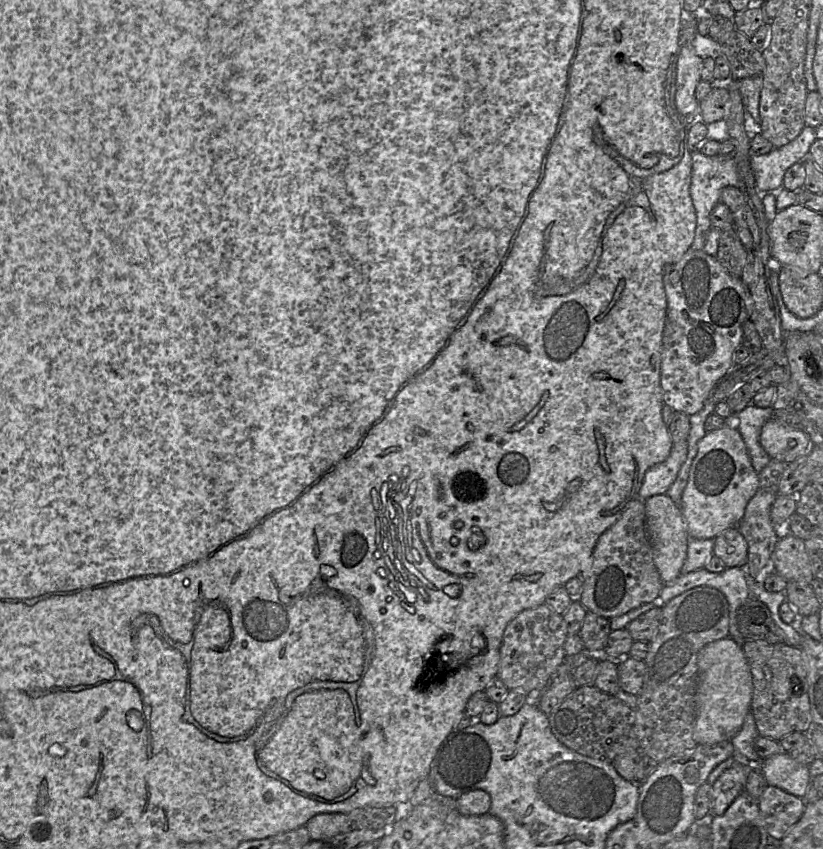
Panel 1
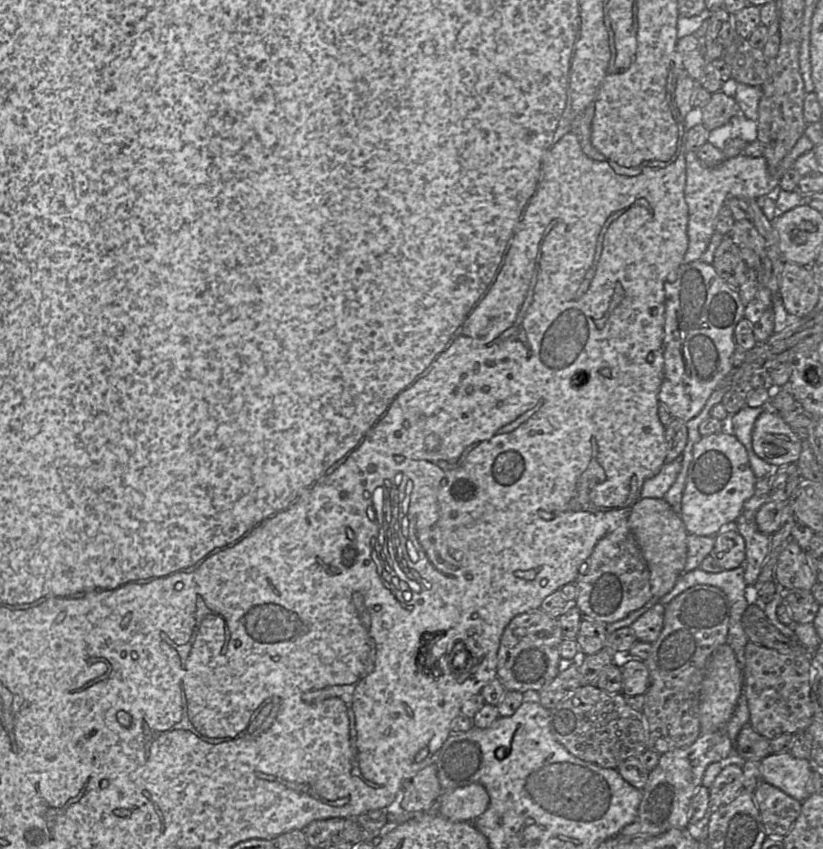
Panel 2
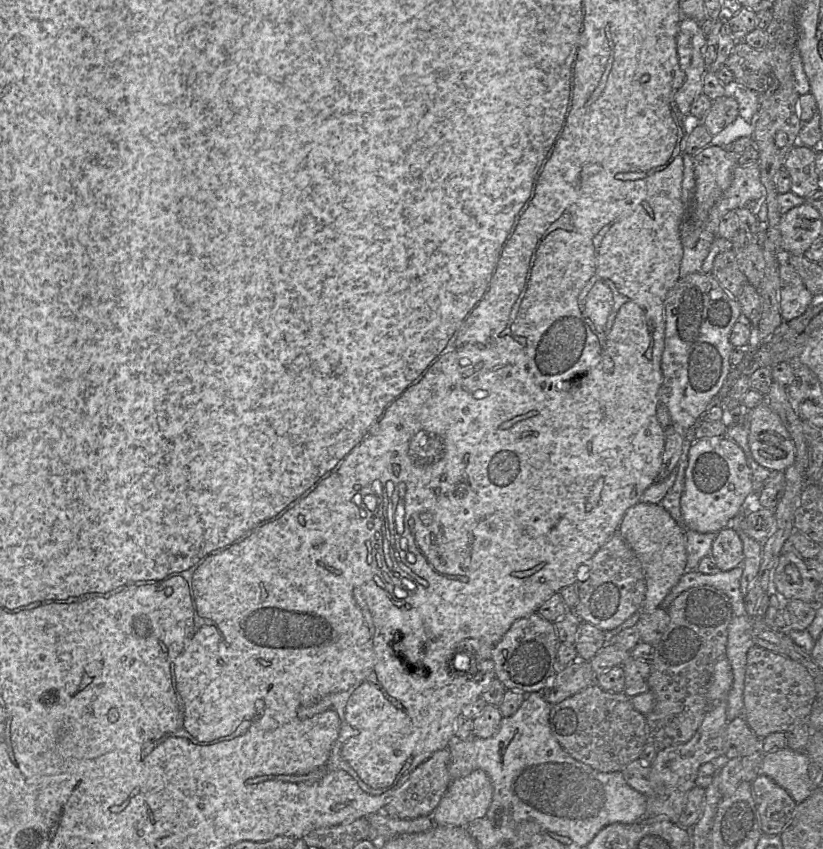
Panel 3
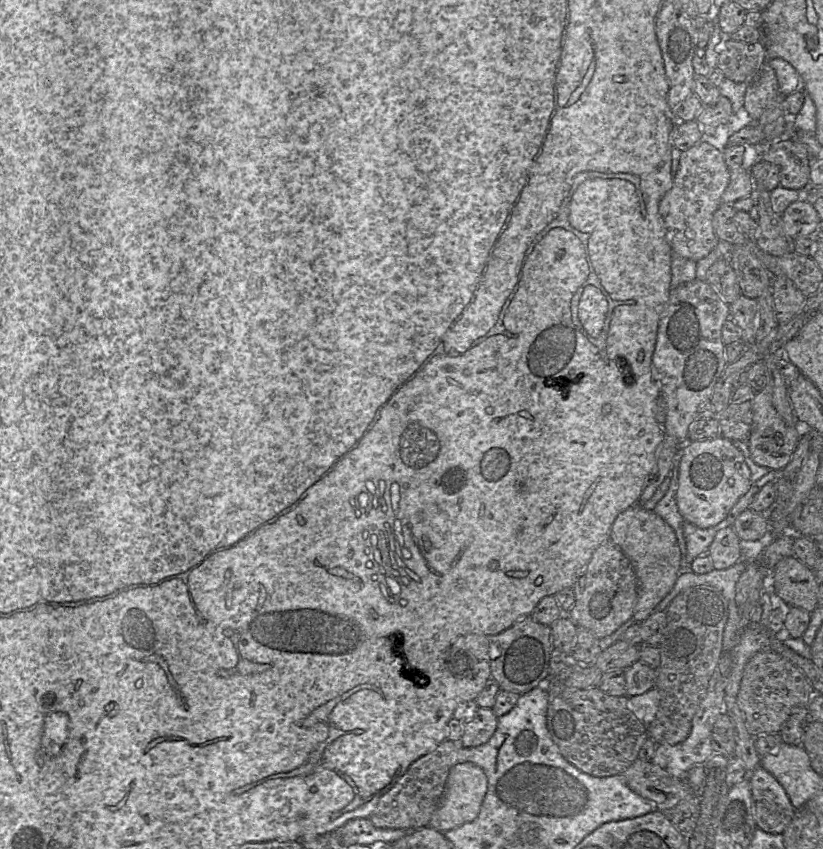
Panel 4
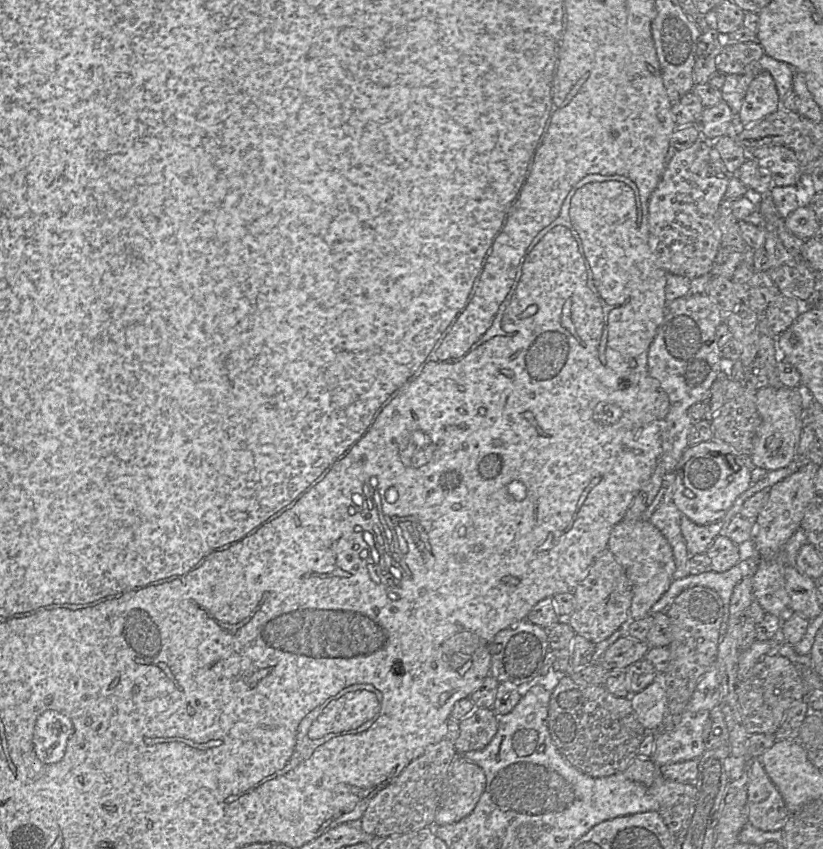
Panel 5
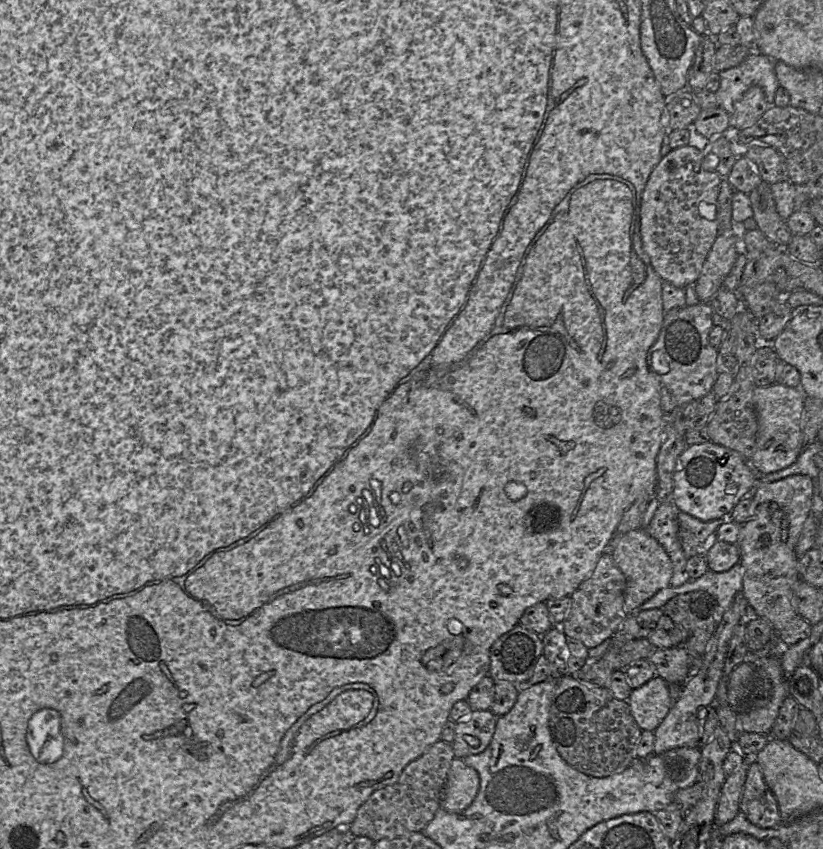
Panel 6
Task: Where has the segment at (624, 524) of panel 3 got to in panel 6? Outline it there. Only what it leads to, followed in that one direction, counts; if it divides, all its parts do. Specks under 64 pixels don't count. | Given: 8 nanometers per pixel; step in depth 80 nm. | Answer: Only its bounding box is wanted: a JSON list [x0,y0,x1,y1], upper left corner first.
[608,528,673,615]

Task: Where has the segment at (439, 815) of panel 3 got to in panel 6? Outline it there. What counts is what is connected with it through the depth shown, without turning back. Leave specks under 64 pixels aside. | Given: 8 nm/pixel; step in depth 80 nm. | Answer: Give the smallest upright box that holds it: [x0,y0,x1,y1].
[441,757,480,812]

